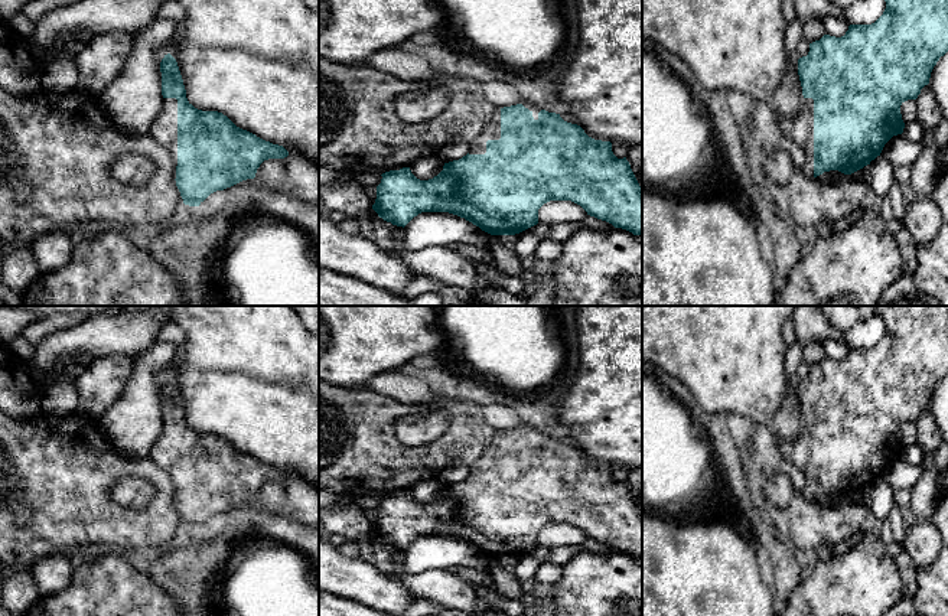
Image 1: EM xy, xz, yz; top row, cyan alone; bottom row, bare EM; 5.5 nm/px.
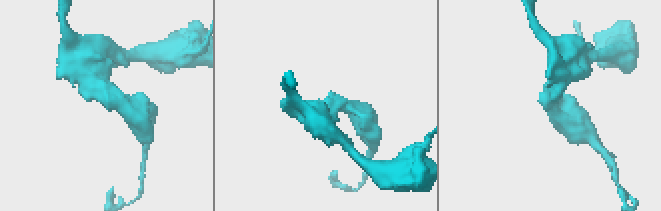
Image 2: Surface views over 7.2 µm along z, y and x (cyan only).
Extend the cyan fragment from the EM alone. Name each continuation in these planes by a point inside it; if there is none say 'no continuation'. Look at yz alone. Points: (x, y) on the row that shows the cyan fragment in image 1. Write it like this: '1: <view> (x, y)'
1: yz (800, 129)

